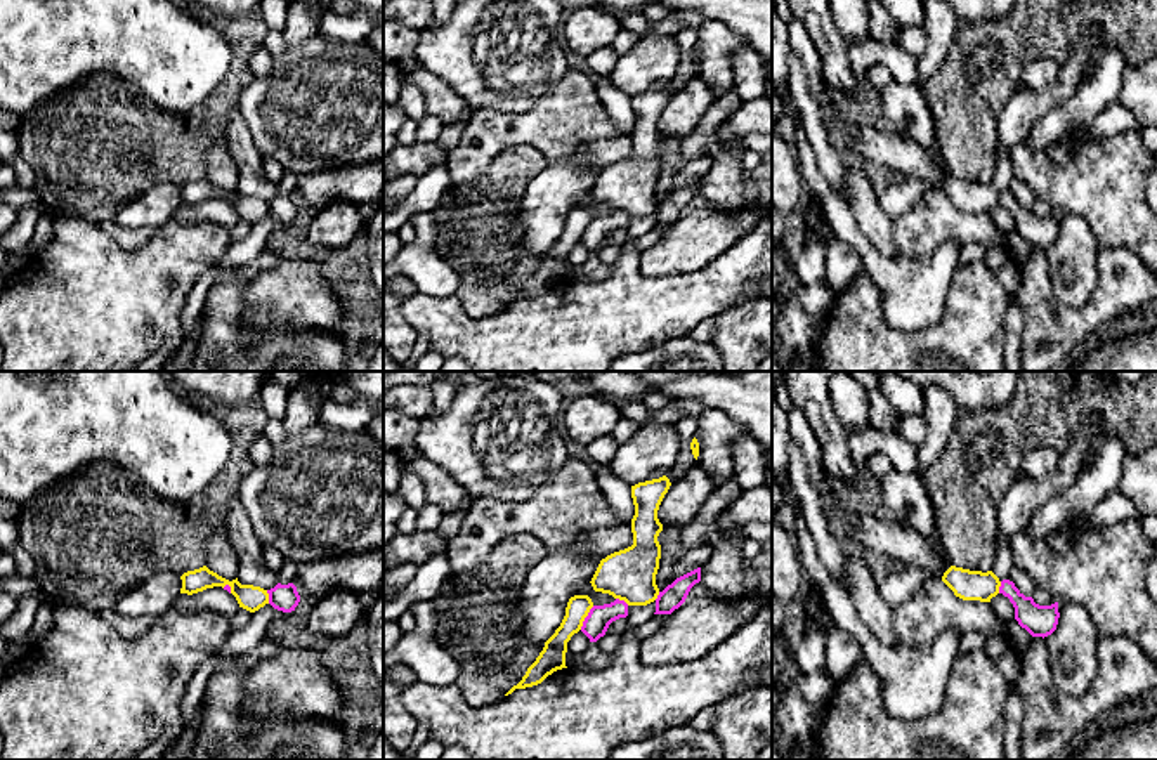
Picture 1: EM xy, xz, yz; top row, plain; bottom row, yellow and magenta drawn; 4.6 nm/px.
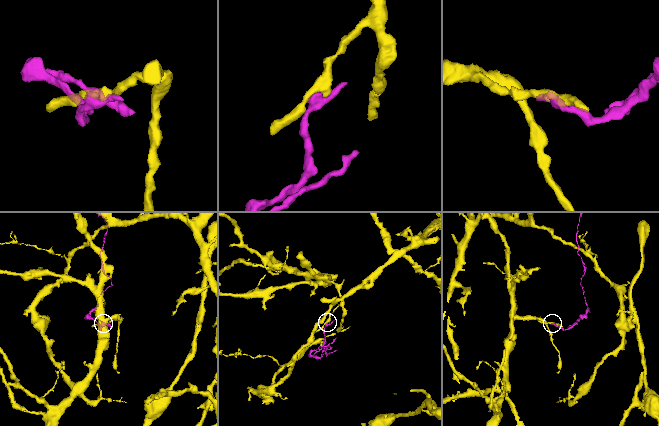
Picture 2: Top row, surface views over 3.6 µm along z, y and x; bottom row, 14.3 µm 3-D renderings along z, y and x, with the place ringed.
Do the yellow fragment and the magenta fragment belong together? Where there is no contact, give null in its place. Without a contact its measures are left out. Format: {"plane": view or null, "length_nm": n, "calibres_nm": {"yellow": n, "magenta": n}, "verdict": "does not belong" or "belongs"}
{"plane": "xz", "length_nm": 130, "calibres_nm": {"yellow": 120, "magenta": 120}, "verdict": "does not belong"}

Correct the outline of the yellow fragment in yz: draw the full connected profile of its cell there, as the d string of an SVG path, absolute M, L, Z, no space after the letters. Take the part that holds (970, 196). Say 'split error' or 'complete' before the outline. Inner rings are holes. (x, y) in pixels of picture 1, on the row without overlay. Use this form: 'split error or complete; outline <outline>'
complete; outline M951 177L944 184L942 193L954 203L956 208L980 213L990 213L990 210L999 205L1001 198L999 189L992 182L982 184L956 177Z

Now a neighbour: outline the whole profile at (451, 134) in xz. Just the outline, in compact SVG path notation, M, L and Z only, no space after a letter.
M463 116L458 123L442 127L442 132L439 139L435 141L435 144L441 147L444 156L448 156L449 151L460 144L467 121L468 121L468 116Z

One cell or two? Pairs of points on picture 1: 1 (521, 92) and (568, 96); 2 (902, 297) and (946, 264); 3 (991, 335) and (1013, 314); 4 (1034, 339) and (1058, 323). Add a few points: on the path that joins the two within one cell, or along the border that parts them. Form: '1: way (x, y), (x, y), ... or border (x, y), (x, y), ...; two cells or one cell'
1: border (569, 70), (528, 110), (507, 113); two cells
2: way (913, 294), (935, 271); one cell
3: border (1010, 295), (1001, 353); two cells
4: way (1039, 339), (1053, 328); one cell

